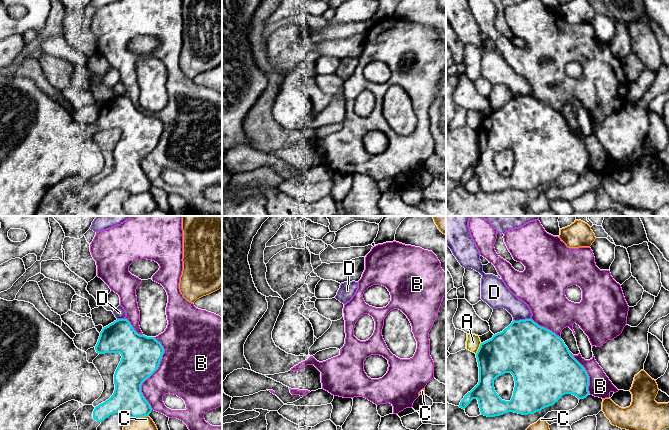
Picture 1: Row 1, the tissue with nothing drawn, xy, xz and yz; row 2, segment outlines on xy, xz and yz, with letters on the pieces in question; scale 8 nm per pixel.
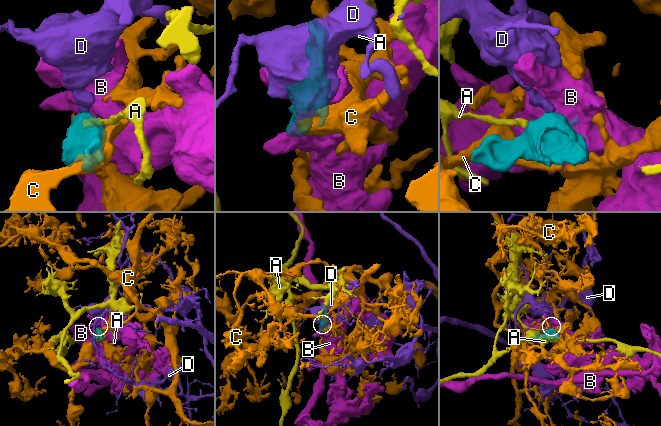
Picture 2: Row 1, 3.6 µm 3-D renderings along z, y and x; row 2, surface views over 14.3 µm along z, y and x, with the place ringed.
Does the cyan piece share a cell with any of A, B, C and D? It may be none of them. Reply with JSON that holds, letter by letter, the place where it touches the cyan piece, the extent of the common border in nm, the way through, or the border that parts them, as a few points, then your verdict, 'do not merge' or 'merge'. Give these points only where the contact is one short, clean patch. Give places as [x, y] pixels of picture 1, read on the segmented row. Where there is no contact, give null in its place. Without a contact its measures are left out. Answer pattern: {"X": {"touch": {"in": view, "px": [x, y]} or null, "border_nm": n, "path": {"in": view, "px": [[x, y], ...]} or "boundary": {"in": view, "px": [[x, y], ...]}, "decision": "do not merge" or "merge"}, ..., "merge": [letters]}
{"A": {"touch": {"in": "yz", "px": [479, 348]}, "border_nm": 100, "boundary": {"in": "yz", "px": [[481, 343], [475, 353]]}, "decision": "do not merge"}, "B": {"touch": {"in": "xy", "px": [152, 373]}, "border_nm": 600, "decision": "do not merge"}, "C": {"touch": {"in": "xy", "px": [139, 416]}, "border_nm": 150, "decision": "do not merge"}, "D": {"touch": {"in": "yz", "px": [521, 320]}, "border_nm": 140, "decision": "do not merge"}, "merge": []}

